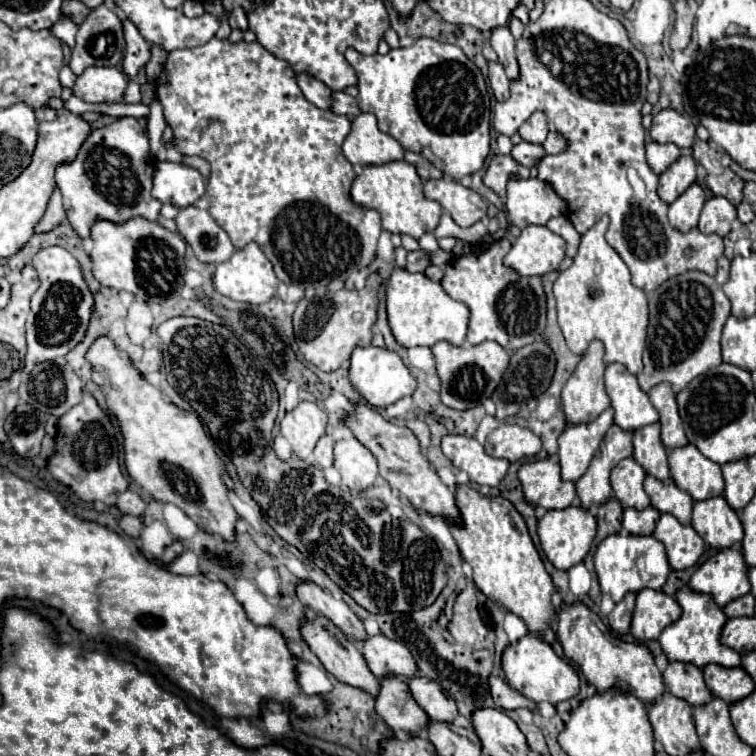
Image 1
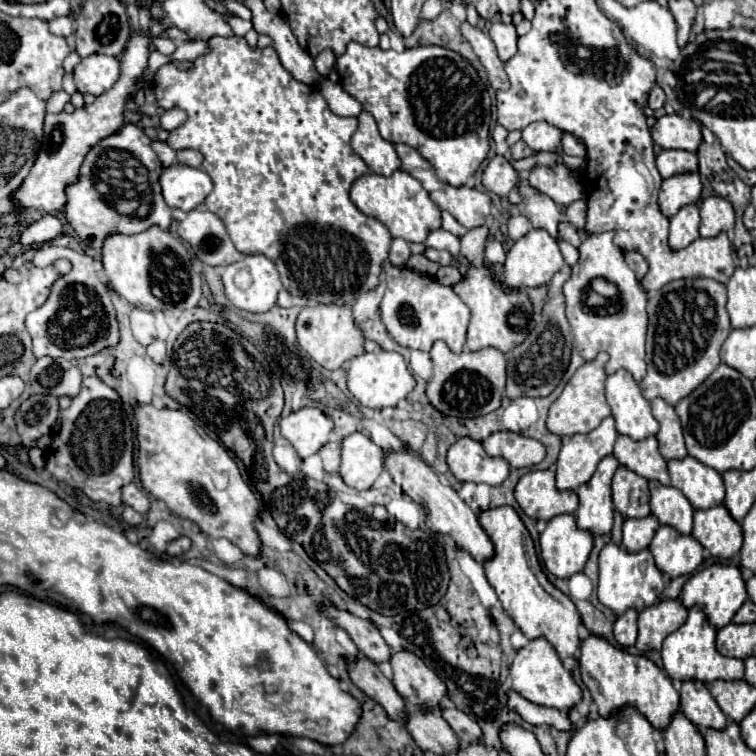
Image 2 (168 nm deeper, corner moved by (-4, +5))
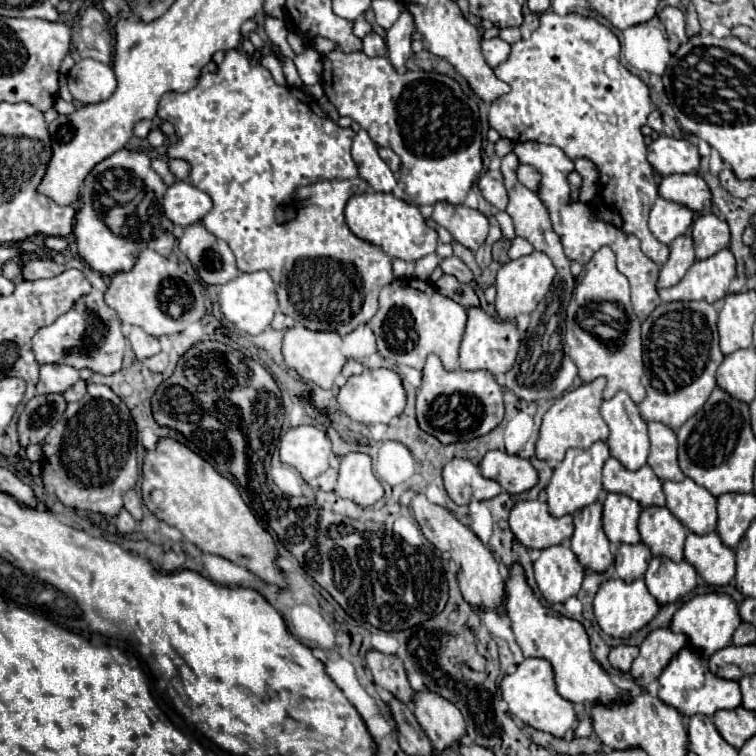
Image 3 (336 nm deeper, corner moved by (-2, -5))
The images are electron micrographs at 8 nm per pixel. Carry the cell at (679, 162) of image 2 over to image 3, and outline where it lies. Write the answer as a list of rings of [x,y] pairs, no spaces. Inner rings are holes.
[[[672,174],[662,178],[660,196],[692,212],[702,212],[710,200],[710,188],[698,174]]]

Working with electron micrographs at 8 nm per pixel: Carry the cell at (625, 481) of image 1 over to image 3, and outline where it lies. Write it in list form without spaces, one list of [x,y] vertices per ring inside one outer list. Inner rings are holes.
[[[608,494],[602,504],[604,534],[612,544],[638,544],[638,516],[642,508],[628,496]]]

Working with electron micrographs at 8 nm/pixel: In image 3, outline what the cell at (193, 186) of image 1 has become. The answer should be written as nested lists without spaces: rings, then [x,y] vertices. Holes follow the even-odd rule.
[[[174,182],[164,194],[164,214],[176,226],[190,226],[200,222],[212,208],[212,200],[208,194],[198,190],[190,182]]]

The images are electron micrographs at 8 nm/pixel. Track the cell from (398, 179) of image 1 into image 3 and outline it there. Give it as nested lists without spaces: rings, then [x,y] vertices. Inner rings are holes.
[[[372,192],[372,194],[352,196],[346,204],[344,216],[346,216],[346,224],[354,236],[382,248],[390,258],[416,262],[422,256],[432,254],[436,250],[436,242],[438,242],[436,230],[426,226],[418,208],[410,206],[408,202],[404,202],[400,198],[394,198],[392,194]]]

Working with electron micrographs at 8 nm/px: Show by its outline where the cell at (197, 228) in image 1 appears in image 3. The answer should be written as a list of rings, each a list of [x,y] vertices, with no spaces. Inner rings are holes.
[[[200,222],[184,230],[178,246],[206,284],[226,284],[238,276],[230,246],[210,234]]]

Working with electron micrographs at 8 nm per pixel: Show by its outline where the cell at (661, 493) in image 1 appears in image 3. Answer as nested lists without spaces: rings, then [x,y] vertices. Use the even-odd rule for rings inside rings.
[[[644,508],[638,520],[638,532],[652,556],[666,556],[674,562],[684,558],[686,528],[670,514],[668,508]]]

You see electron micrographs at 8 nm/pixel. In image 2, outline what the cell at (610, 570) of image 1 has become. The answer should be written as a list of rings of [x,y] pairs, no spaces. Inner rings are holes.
[[[610,542],[600,552],[600,576],[598,576],[598,600],[614,614],[622,614],[628,608],[636,612],[654,604],[666,586],[664,574],[658,570],[652,552],[648,548],[640,552],[628,552],[620,544]]]

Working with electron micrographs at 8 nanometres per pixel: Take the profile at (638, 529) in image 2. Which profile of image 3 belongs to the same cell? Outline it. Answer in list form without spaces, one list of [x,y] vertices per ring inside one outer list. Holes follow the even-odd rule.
[[[642,542],[636,546],[622,544],[616,552],[616,574],[624,582],[634,582],[644,576],[652,554]]]

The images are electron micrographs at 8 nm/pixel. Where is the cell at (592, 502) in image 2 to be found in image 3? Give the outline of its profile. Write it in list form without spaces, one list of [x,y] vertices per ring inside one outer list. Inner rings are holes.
[[[602,502],[586,506],[574,514],[574,536],[570,548],[584,570],[604,574],[610,568],[614,556],[610,552],[610,542],[602,532]]]

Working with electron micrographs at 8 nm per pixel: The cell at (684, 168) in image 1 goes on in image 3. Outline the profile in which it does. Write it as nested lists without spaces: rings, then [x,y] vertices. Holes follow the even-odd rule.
[[[656,198],[650,212],[650,230],[662,244],[670,246],[674,238],[688,232],[692,218],[694,214],[688,208],[664,198]]]

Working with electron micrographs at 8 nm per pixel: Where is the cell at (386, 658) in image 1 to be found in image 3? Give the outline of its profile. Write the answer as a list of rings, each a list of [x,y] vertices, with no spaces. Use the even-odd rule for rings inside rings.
[[[416,692],[412,708],[436,752],[460,744],[466,736],[466,724],[460,710],[442,696],[434,692]]]

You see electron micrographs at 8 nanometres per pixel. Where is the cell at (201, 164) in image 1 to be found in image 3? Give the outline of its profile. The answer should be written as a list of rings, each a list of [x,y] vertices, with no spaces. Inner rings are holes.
[[[168,160],[170,172],[176,176],[176,180],[188,180],[190,174],[190,164],[184,160]]]

